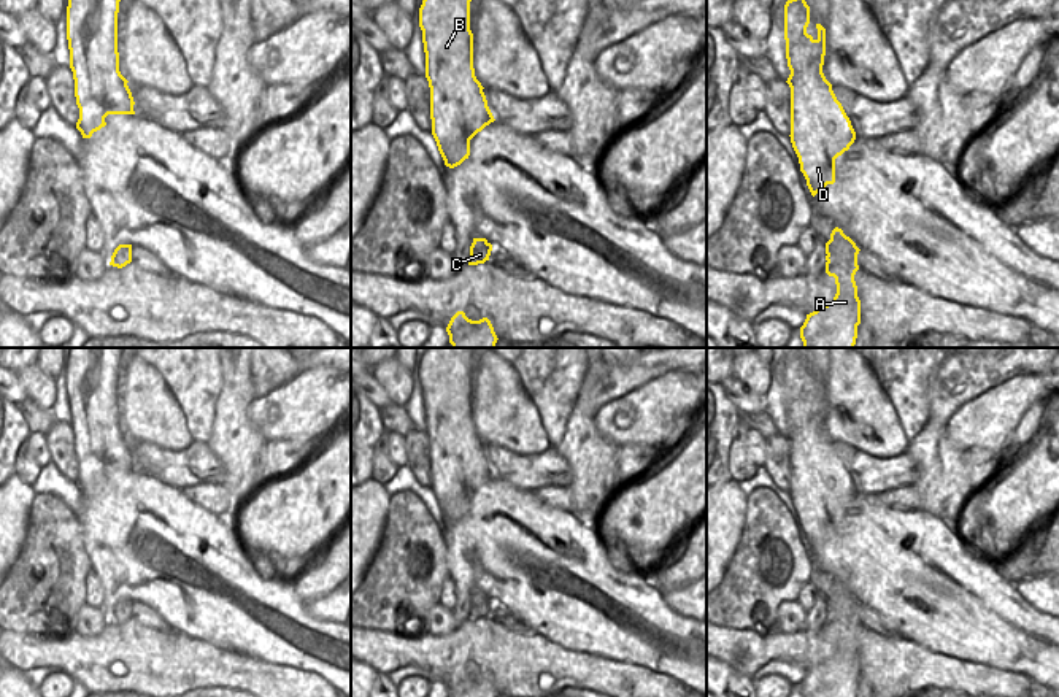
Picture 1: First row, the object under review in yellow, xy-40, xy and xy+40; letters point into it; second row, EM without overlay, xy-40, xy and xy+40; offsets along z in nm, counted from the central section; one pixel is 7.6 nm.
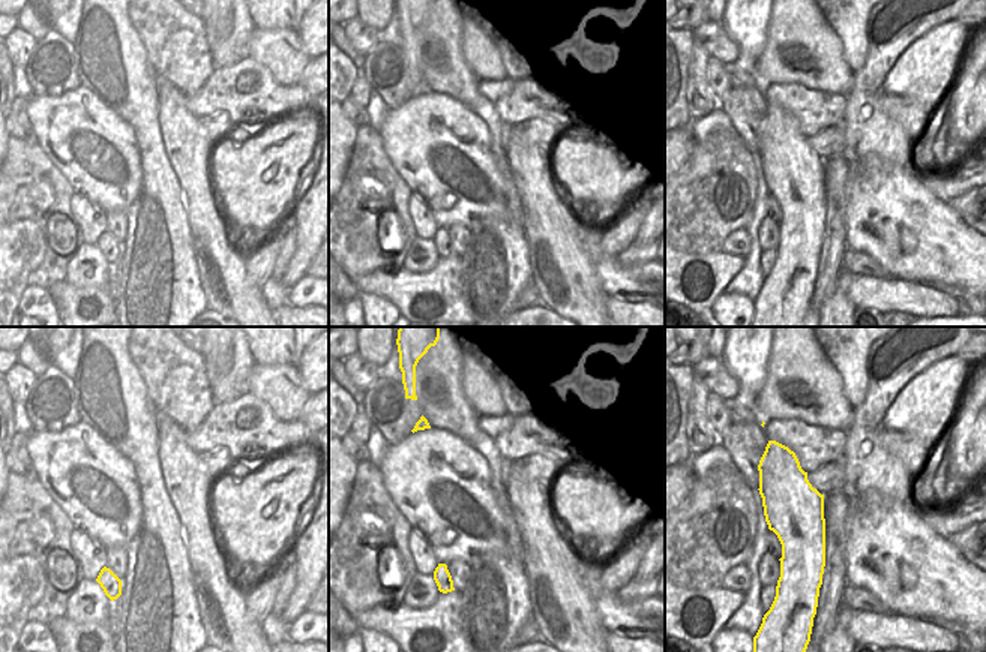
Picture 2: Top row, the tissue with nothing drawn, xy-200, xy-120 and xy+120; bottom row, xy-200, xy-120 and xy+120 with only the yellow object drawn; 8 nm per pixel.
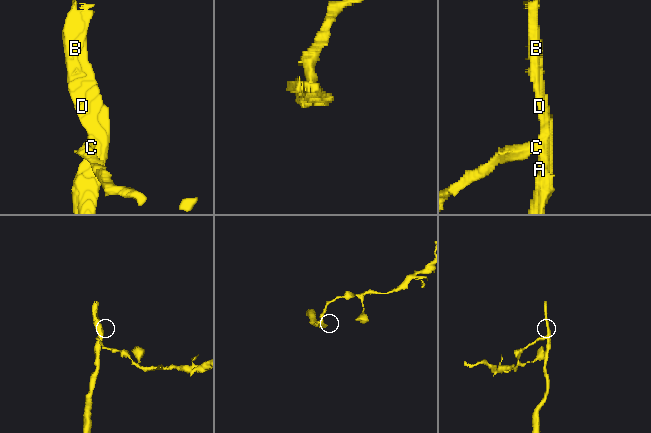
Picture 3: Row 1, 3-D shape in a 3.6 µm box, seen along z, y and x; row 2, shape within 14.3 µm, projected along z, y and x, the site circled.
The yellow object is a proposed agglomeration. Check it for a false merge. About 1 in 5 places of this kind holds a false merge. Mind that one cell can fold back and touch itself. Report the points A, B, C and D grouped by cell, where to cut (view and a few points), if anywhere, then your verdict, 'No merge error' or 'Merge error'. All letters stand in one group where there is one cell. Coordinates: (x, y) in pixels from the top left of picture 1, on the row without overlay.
Groups: A B D / C. Split along xy+40 (827, 608), (829, 616). Merge error

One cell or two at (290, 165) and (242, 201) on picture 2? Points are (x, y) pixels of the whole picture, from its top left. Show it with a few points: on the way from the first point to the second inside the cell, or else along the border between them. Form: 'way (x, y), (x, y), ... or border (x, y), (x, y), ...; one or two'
way (279, 177), (276, 185), (258, 185), (255, 188); one

